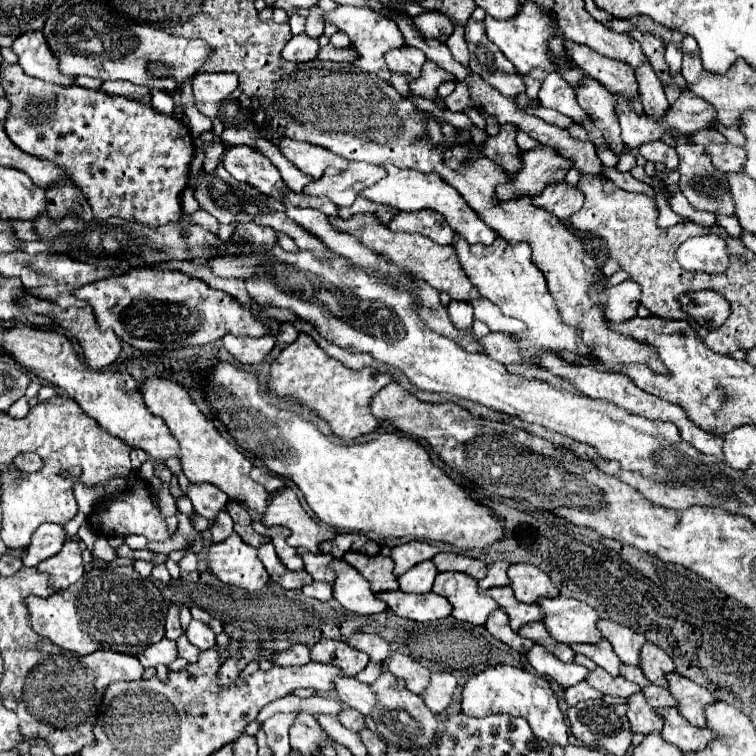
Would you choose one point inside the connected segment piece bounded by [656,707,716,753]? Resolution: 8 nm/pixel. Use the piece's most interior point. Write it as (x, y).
(678, 731)

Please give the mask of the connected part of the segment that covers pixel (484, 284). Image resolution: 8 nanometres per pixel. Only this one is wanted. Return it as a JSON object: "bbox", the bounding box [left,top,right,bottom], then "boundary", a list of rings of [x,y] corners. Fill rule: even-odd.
{"bbox":[454,237,594,361],"boundary":[[[456,237],[454,249],[458,253],[458,259],[468,279],[480,291],[480,295],[492,301],[494,305],[498,305],[506,317],[516,317],[524,321],[526,329],[512,337],[518,341],[520,351],[532,355],[532,361],[536,361],[544,353],[556,353],[556,351],[570,351],[580,357],[588,357],[588,355],[594,357],[592,347],[588,347],[582,341],[580,327],[570,327],[560,317],[556,301],[548,293],[546,279],[540,273],[540,269],[532,263],[526,243],[510,245],[508,241],[498,239],[494,245],[484,247],[484,245],[468,245],[464,239]]]}

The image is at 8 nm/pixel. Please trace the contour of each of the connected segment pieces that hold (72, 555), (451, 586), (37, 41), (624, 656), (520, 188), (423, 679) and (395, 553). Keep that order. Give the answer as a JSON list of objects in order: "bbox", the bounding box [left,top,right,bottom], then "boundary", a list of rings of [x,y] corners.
[{"bbox":[36,539,84,591],"boundary":[[[74,539],[64,541],[64,547],[50,559],[42,561],[36,569],[50,577],[48,585],[52,589],[56,587],[56,591],[66,589],[72,583],[80,581],[84,575],[84,567],[82,567],[82,549],[80,549],[78,541],[74,541]]]},{"bbox":[432,573,496,625],"boundary":[[[438,573],[432,591],[450,601],[452,617],[472,625],[484,625],[488,613],[496,609],[496,601],[482,595],[478,583],[464,573]]]},{"bbox":[12,31,74,85],"boundary":[[[28,31],[16,39],[12,49],[18,55],[18,63],[24,67],[24,71],[32,77],[50,81],[50,83],[60,83],[60,85],[74,85],[72,75],[64,75],[58,69],[58,59],[50,51],[42,31]]]},{"bbox":[596,619,646,665],"boundary":[[[600,619],[596,623],[596,627],[604,635],[604,639],[608,639],[612,643],[614,653],[618,655],[618,659],[622,663],[626,663],[626,665],[640,663],[640,647],[646,643],[644,635],[638,635],[624,625],[618,625],[614,621],[604,621],[604,619]]]},{"bbox":[500,145,574,199],"boundary":[[[538,145],[536,149],[526,151],[522,159],[524,169],[512,175],[512,183],[500,187],[500,199],[510,199],[516,195],[540,195],[548,181],[562,181],[574,167],[574,161],[562,157],[548,145]]]},{"bbox":[382,653,430,695],"boundary":[[[392,653],[382,663],[382,669],[392,673],[396,679],[402,679],[406,683],[406,689],[412,693],[420,695],[420,691],[424,691],[424,687],[428,685],[430,671],[422,667],[418,661],[414,661],[412,657],[406,657],[402,653]]]},{"bbox":[392,541,438,577],"boundary":[[[410,541],[404,545],[396,545],[392,547],[392,561],[394,561],[394,575],[400,577],[402,573],[406,573],[410,567],[432,559],[438,553],[438,549],[430,543],[422,543],[422,541]]]}]

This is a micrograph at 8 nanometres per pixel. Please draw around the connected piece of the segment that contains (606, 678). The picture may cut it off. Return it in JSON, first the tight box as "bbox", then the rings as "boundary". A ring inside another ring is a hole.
{"bbox":[574,655,640,699],"boundary":[[[576,655],[574,661],[580,663],[580,665],[584,665],[590,671],[588,677],[586,677],[586,681],[594,689],[598,689],[600,693],[604,693],[604,695],[618,695],[618,697],[626,699],[626,697],[630,697],[630,695],[634,695],[634,693],[640,691],[640,687],[636,687],[636,683],[626,681],[624,677],[612,677],[612,675],[608,675],[602,667],[598,667],[594,661],[590,661],[584,655]]]}

